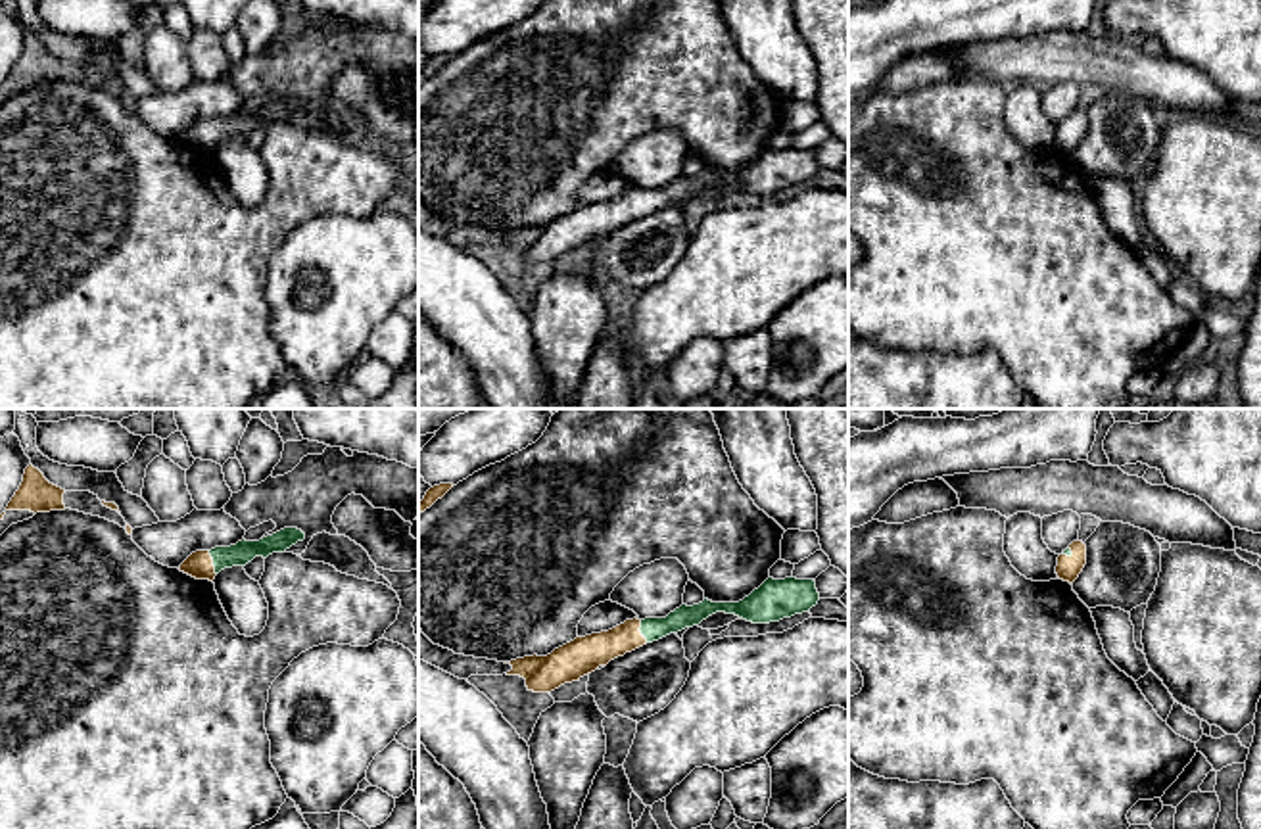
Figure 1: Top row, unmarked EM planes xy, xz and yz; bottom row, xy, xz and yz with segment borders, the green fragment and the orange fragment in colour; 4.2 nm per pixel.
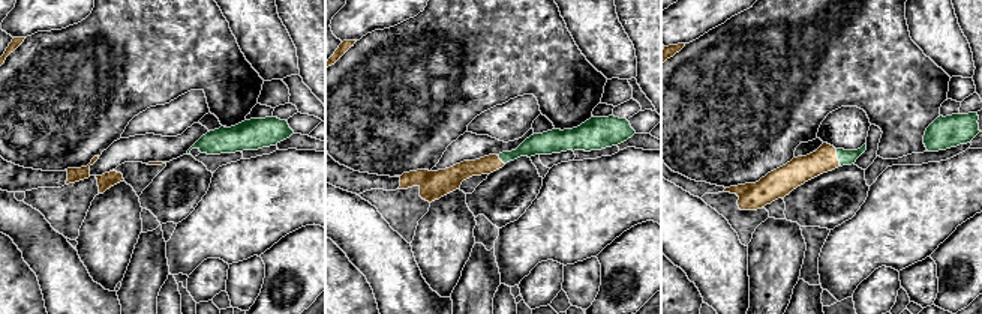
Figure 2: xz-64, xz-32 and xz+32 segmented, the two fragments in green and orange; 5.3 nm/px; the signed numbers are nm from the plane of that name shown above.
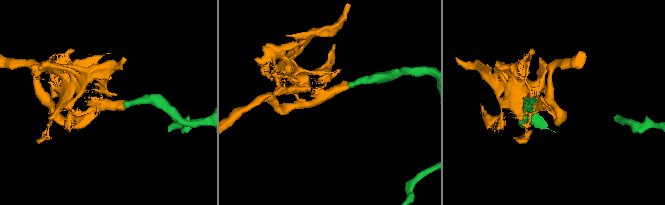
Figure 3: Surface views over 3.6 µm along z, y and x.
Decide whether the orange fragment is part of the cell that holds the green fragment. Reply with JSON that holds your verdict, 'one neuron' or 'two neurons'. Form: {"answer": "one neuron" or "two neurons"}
{"answer": "one neuron"}

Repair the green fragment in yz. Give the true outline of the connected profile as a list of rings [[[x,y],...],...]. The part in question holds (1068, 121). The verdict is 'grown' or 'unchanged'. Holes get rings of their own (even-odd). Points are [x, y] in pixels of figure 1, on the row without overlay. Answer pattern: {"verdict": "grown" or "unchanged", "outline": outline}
{"verdict": "grown", "outline": [[[1073,111],[1059,127],[1056,144],[1059,150],[1073,154],[1086,134],[1086,115]]]}

